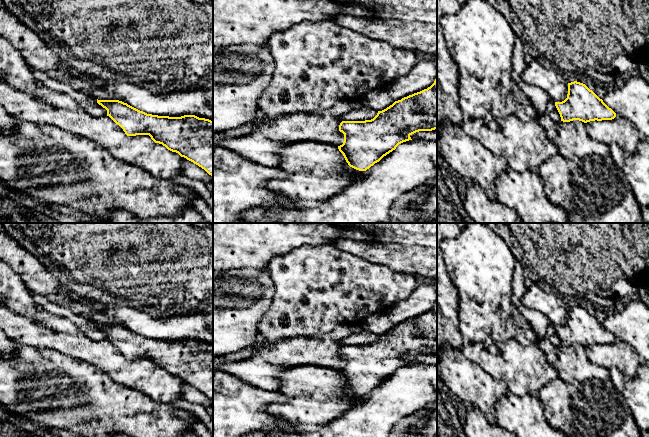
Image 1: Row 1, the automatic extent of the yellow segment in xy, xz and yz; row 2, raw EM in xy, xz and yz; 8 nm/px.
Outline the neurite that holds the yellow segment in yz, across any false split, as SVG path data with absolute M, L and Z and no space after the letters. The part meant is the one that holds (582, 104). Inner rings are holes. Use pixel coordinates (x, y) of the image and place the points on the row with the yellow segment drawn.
M577 81L568 83L567 98L562 102L555 102L555 106L563 122L579 120L587 123L616 117L616 113L602 99L585 84Z

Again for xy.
M98 100L127 136L149 135L155 143L198 165L213 177L213 121L195 115L169 117L147 114L119 100Z

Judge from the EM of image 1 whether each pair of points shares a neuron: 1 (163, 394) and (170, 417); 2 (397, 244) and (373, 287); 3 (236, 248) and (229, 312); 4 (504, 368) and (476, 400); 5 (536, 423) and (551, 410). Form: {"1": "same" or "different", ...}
{"1": "different", "2": "different", "3": "different", "4": "different", "5": "different"}

